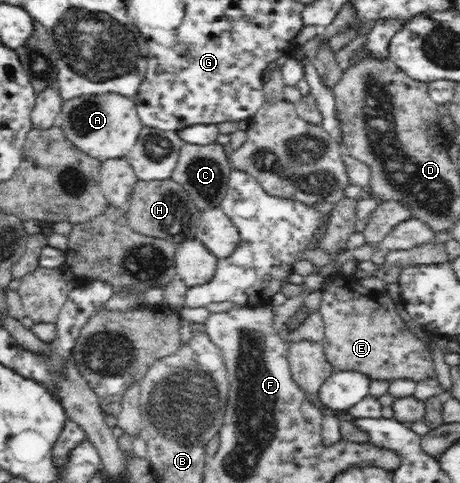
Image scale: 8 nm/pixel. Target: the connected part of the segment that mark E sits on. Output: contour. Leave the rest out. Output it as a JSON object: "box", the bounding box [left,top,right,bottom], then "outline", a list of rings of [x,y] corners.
{"box":[319,278,437,382],"outline":[[[342,278],[330,285],[326,284],[321,293],[319,312],[325,327],[324,339],[321,343],[328,362],[332,363],[335,369],[356,371],[370,377],[371,380],[388,380],[390,382],[398,379],[418,382],[437,377],[430,350],[416,336],[414,329],[410,330],[404,325],[397,307],[398,303],[386,293],[372,291],[358,282],[354,282],[352,287],[348,287],[348,281],[345,279],[342,281]]]}

